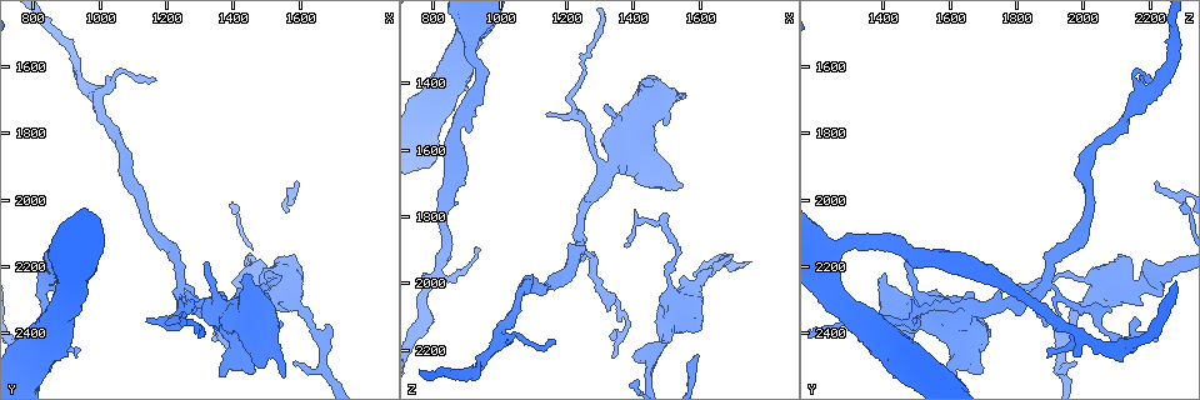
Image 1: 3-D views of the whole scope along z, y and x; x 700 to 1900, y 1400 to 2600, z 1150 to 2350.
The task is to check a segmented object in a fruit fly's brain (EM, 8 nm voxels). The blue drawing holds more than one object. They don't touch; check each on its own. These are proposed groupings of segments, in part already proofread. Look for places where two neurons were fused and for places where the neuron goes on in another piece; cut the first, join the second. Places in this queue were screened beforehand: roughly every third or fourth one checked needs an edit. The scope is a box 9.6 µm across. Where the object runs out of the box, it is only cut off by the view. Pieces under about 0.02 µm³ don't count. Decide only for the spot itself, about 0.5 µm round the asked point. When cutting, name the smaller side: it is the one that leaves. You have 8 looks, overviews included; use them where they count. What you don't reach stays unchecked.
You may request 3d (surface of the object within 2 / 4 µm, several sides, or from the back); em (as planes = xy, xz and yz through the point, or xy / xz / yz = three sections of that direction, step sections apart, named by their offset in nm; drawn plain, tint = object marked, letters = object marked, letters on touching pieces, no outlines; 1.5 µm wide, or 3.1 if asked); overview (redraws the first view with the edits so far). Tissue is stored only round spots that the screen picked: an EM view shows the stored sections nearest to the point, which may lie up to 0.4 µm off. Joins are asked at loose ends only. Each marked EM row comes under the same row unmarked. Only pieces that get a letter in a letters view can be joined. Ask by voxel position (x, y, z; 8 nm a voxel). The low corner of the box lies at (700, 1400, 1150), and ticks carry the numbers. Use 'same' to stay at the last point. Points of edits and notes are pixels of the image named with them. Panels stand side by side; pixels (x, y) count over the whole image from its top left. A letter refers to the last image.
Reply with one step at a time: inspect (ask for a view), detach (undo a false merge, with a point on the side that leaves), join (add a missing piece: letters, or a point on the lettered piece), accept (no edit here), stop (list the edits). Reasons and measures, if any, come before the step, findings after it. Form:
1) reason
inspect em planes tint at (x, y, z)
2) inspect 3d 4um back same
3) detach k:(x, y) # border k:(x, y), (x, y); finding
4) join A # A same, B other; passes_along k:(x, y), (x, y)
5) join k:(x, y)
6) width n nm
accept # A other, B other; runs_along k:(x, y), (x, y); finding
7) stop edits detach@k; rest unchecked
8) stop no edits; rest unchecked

inspect em xy step 8 tint at (930, 2470, 1890)

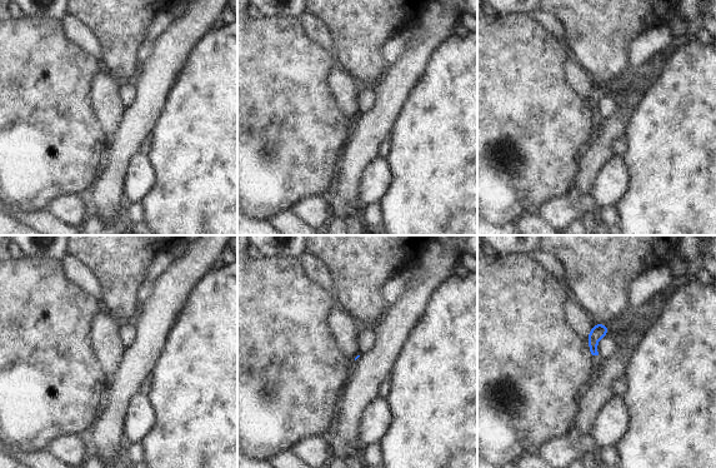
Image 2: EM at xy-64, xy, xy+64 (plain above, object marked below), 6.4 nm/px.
cut it another way
inspect em planes letters same

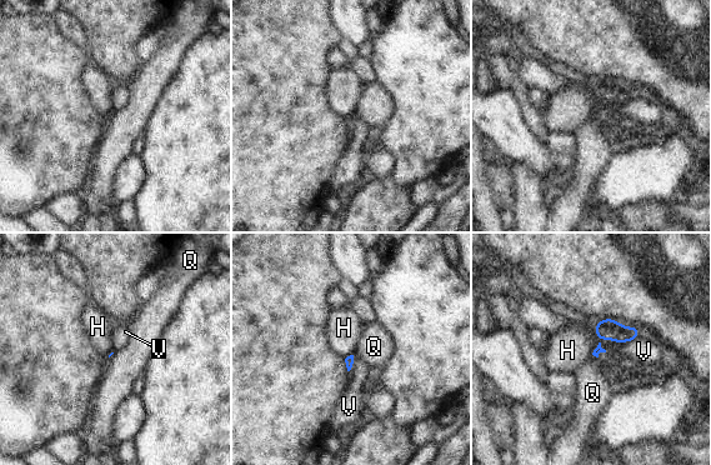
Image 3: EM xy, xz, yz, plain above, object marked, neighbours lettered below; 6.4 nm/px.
accept # H other, Q other, V other; none of them fits

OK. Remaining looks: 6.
sharp bend
inspect em planes letters at (1240, 2260, 1880)

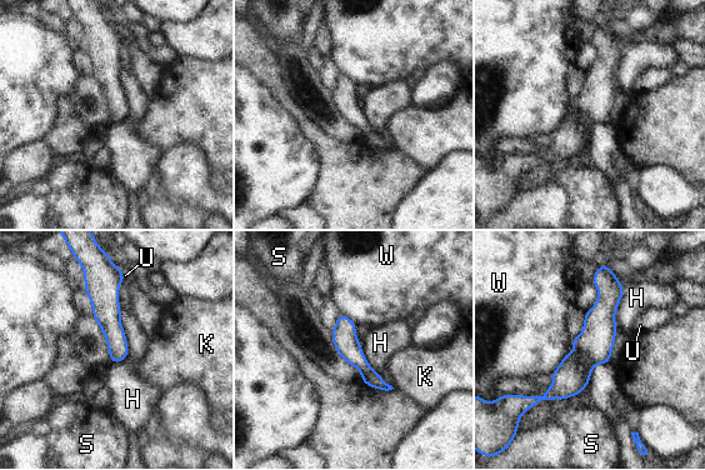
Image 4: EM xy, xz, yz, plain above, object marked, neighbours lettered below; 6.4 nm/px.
accept # H other, K other, S other, U other, W other; one neuron here

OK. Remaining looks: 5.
an open end
inspect 3d 2um at (1160, 1640, 2170)

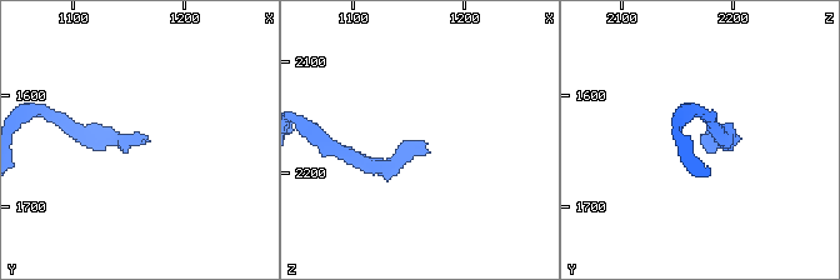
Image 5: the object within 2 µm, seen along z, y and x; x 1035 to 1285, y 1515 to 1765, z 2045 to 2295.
inspect em xz step 4 tint at (1164, 1638, 2174)

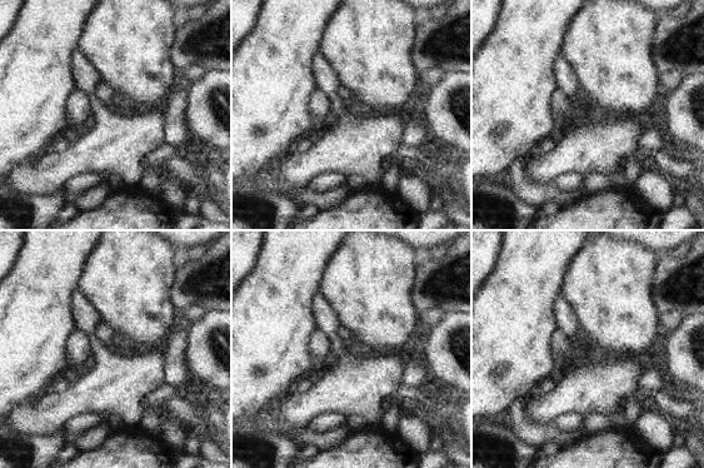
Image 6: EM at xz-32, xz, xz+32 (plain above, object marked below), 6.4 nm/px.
inspect em planes letters same

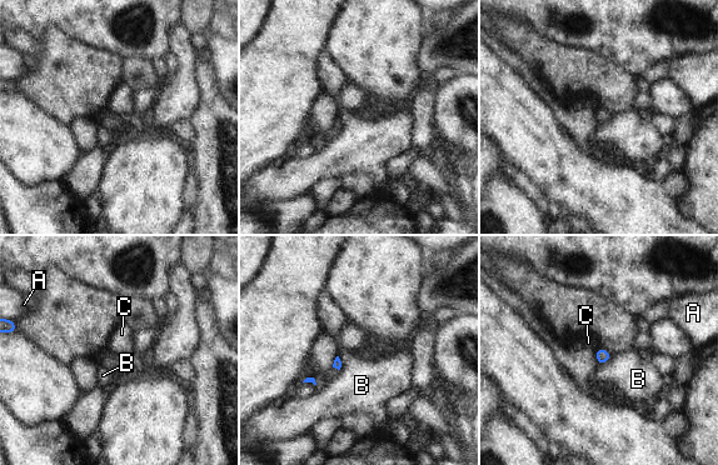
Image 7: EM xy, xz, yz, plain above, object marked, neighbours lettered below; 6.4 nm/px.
accept # A other, B other, C other; border 7:(601, 348), (594, 351); no lettered piece goes on from it

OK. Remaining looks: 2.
stop no edits; rest unchecked

